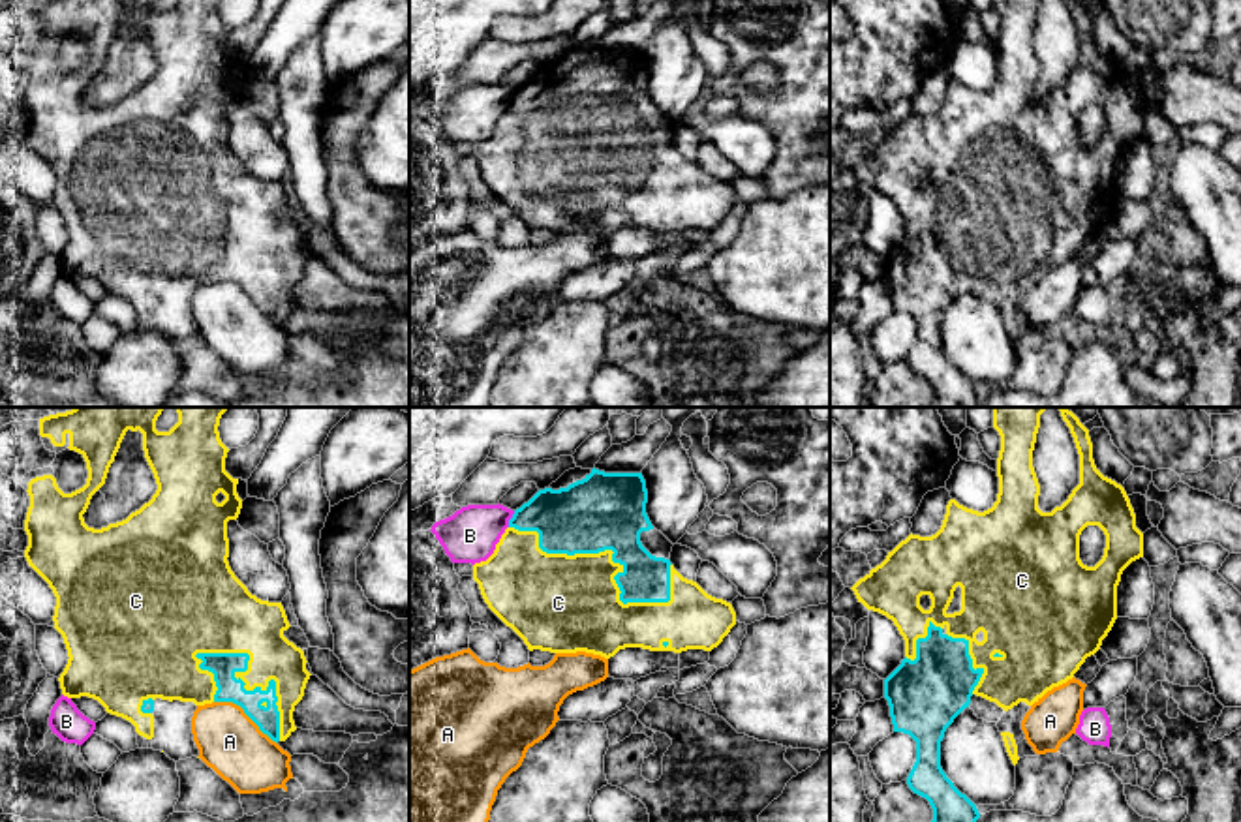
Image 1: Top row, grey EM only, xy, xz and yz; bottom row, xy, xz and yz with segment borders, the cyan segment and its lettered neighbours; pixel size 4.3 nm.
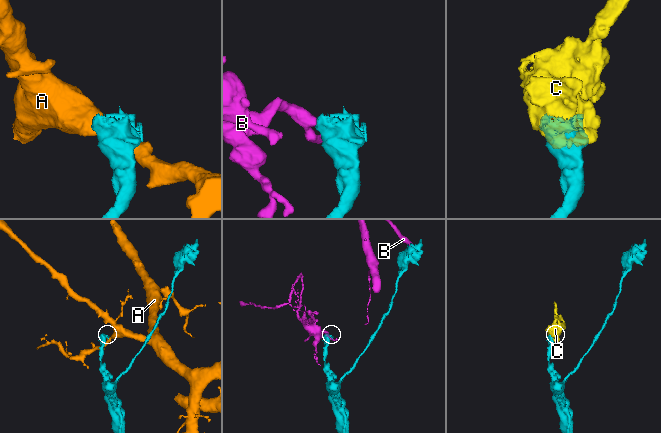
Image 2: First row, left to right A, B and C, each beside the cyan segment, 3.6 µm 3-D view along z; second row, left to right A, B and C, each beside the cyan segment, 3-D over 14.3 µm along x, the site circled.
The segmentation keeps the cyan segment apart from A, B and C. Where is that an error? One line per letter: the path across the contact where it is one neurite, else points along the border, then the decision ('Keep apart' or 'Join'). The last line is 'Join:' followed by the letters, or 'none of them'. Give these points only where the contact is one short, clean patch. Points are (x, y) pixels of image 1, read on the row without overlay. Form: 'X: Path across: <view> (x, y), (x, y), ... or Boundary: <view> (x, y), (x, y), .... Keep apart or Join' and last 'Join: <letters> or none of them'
A: Boundary: xy (214, 280), (235, 282), (276, 323). Keep apart
B: Boundary: xz (515, 91), (507, 106). Keep apart
C: Join
Join: C

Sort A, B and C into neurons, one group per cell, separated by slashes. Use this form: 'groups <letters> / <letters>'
groups A / B / C

